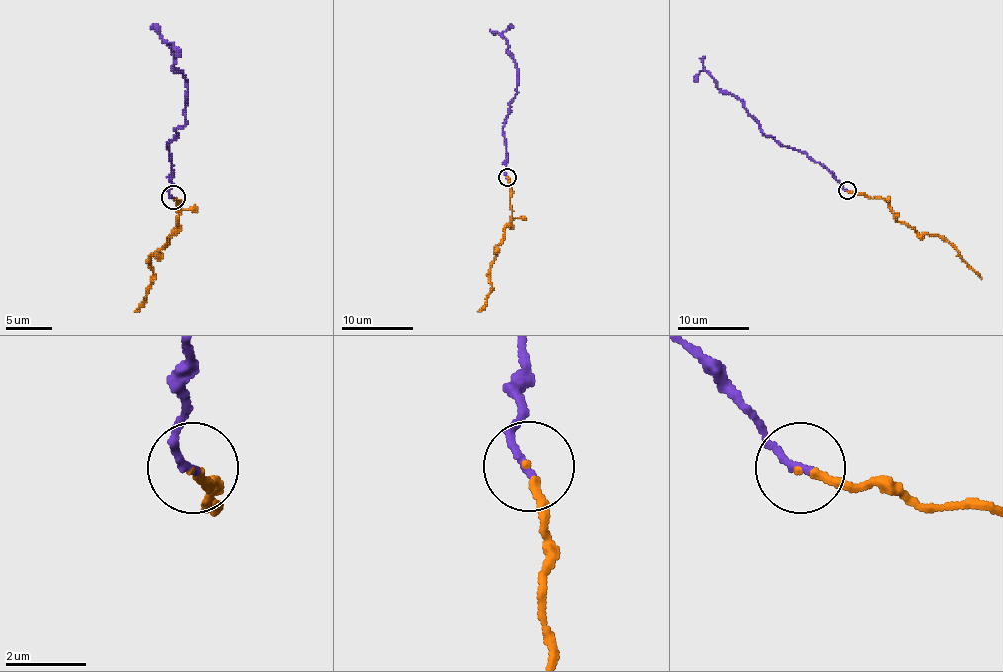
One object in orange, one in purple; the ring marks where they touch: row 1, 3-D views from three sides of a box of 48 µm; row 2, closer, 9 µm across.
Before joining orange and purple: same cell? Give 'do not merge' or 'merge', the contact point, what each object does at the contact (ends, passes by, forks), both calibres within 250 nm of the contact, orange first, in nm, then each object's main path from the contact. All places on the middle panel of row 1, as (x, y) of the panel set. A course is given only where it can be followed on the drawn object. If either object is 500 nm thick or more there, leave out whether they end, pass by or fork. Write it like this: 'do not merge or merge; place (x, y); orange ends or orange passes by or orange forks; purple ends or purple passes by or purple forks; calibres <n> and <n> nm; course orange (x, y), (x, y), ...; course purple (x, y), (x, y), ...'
merge; place (507, 177); orange ends; purple ends; calibres 150 and 190 nm; course orange (508, 176), (510, 223), (504, 229), (504, 239), (495, 248), (490, 272), (492, 290), (477, 311); course purple (508, 176), (502, 130), (510, 103), (517, 94), (519, 71), (502, 35), (511, 24)

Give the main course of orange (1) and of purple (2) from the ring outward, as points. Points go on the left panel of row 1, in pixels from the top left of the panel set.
1: (174, 198), (178, 207), (176, 230), (169, 242), (150, 255), (153, 283), (146, 299), (134, 311)
2: (174, 198), (167, 147), (185, 124), (187, 82), (174, 66), (174, 50), (167, 43), (178, 56)

